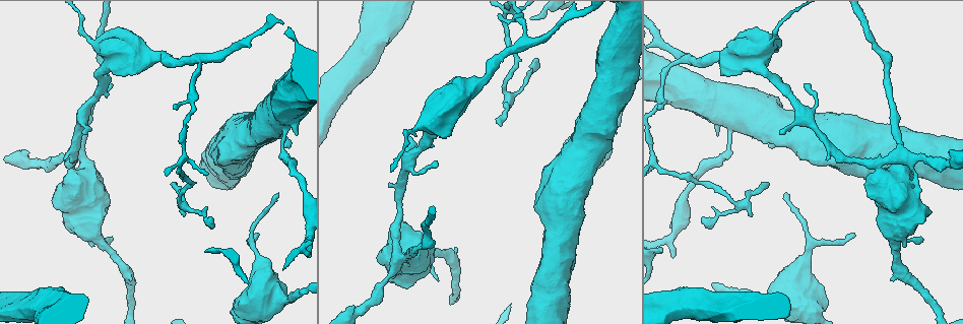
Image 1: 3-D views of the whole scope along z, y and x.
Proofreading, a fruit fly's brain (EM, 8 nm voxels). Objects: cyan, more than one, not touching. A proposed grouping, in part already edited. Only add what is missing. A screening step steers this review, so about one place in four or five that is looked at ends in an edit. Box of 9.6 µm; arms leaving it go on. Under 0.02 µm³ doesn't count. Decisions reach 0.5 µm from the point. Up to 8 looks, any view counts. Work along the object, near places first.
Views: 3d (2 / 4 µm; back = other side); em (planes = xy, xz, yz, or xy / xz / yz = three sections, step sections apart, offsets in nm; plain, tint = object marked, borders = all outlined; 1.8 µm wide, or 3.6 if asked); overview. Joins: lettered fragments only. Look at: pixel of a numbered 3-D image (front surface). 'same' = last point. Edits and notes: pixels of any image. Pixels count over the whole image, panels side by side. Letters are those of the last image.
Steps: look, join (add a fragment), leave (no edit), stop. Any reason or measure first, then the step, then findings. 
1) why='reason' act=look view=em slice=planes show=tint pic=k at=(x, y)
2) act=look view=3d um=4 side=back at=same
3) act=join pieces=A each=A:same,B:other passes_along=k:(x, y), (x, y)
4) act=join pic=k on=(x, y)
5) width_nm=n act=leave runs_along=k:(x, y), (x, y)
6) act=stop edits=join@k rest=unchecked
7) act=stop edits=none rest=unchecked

why='free end' act=look view=3d um=4 pic=1 at=(854, 234)

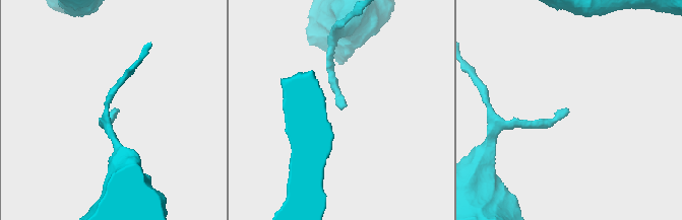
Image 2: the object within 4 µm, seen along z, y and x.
act=look view=em slice=yz step=16 show=tint pic=2 at=(336, 105)

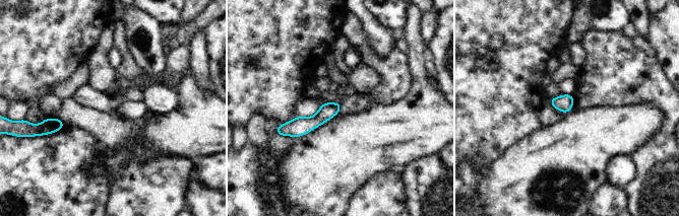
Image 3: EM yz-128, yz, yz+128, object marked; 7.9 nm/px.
act=look view=em slice=yz step=16 show=borders at=same

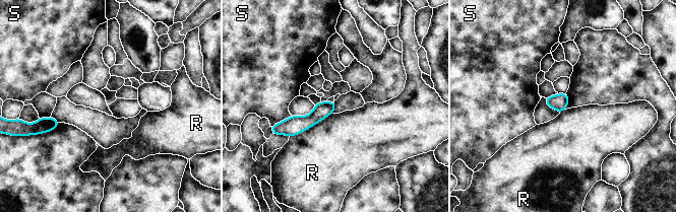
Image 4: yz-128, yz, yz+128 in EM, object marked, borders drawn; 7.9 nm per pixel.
width_nm=130 act=leave each=R:other,S:other border=4:(332, 114), (289, 138) found='none of them fits'

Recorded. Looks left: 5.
why='sharp bend' act=look view=em slice=xz step=8 show=tint pic=1 at=(740, 204)

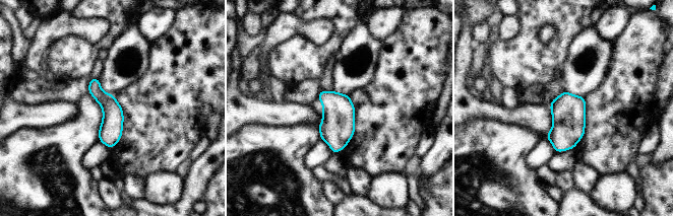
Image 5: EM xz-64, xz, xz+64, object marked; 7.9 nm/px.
why='another direction' act=look view=em slice=yz step=16 show=tint at=same

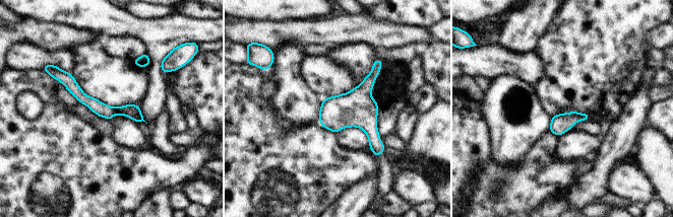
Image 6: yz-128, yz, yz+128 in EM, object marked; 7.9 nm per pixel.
why='what lies round it' act=look view=em slice=yz step=16 show=borders at=same

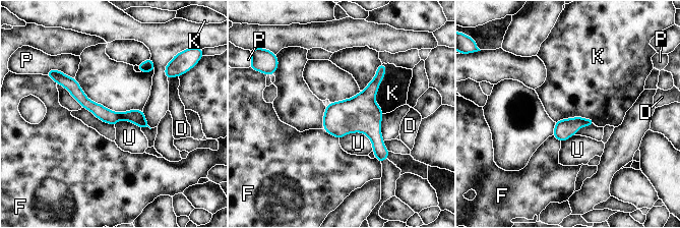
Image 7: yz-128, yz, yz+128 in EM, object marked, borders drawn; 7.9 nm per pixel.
act=leave each=D:other,F:other,K:other,P:other,U:other found='none of them fits'

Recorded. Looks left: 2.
why='branch stops here' act=look view=em slice=xy step=16 show=borders pic=1 at=(65, 159)

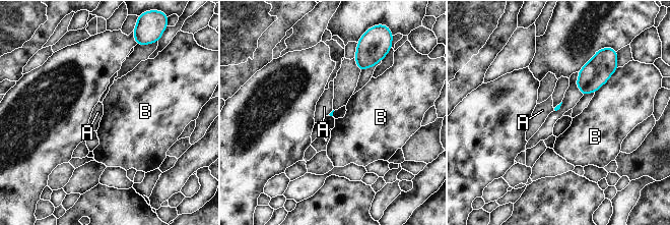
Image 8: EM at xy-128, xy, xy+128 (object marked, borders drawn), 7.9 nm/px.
act=leave each=A:other,B:other border=8:(614, 71), (594, 93) found='no lettered fragment goes on from it'

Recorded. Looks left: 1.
act=stop edits=none rest=unchecked

